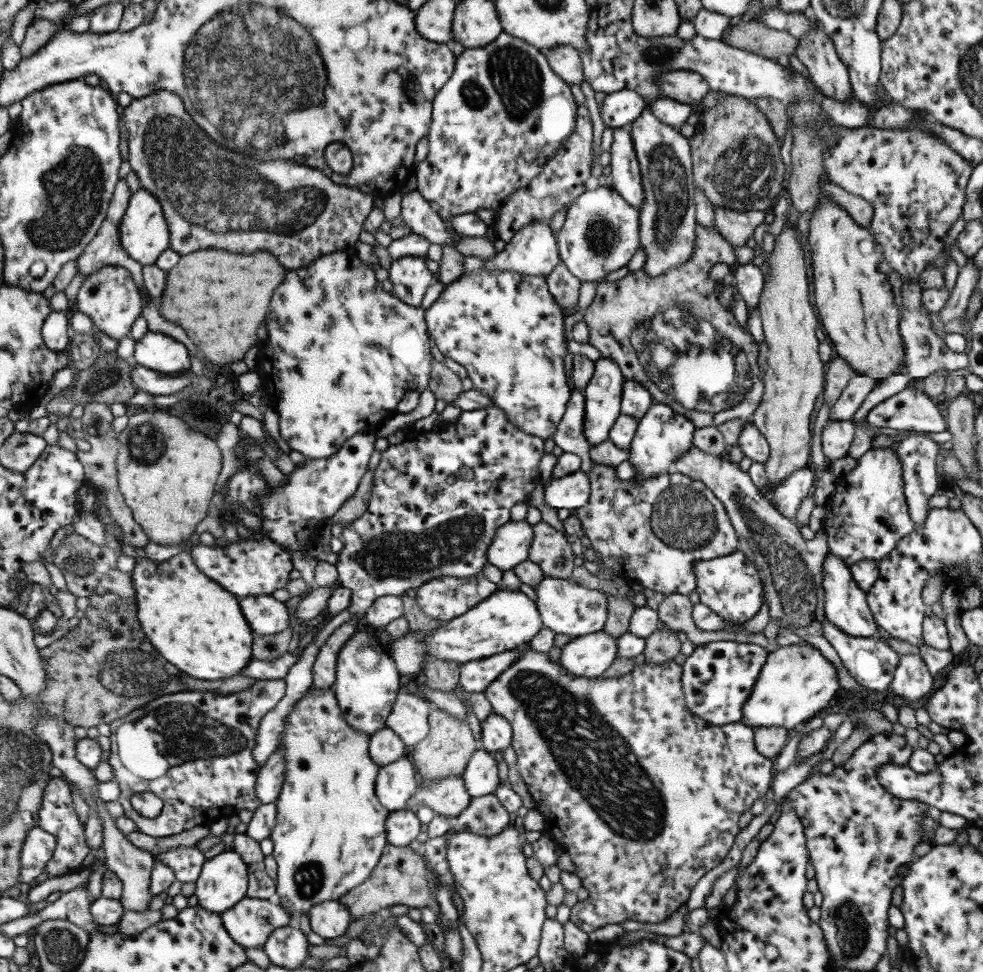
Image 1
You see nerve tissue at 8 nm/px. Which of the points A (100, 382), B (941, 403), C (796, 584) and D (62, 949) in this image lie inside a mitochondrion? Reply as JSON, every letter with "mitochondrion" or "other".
{"A":"mitochondrion","B":"other","C":"mitochondrion","D":"mitochondrion"}

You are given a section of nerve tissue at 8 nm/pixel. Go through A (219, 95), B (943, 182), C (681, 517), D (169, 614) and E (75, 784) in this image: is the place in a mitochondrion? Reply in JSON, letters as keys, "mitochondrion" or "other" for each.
{"A":"mitochondrion","B":"other","C":"mitochondrion","D":"other","E":"other"}

